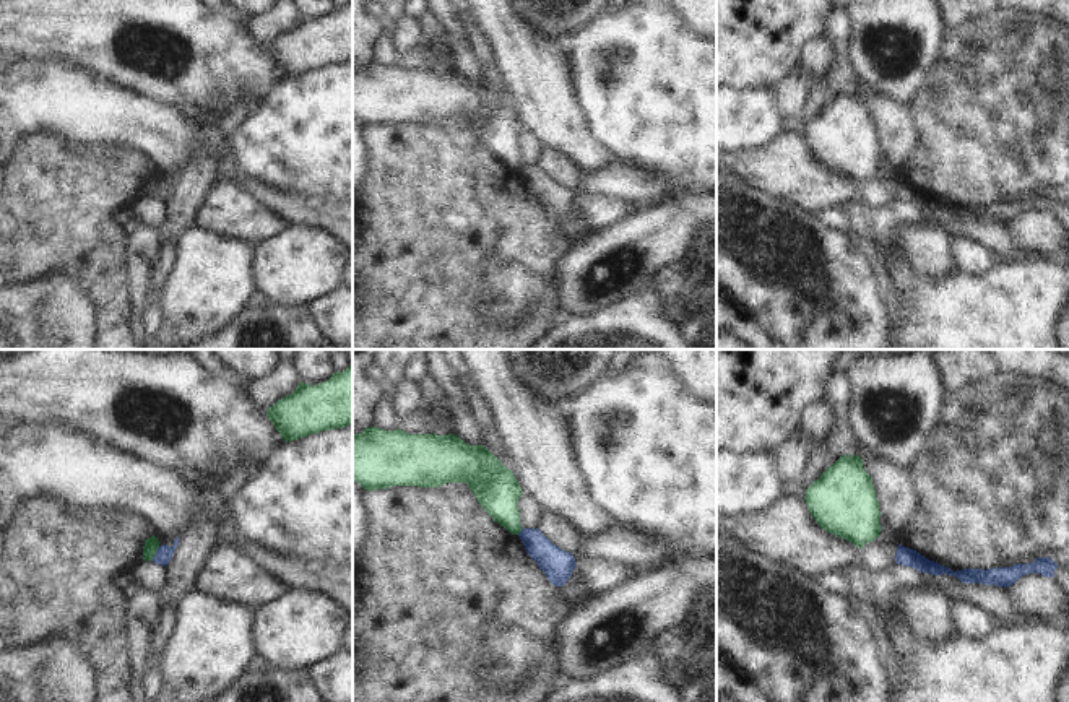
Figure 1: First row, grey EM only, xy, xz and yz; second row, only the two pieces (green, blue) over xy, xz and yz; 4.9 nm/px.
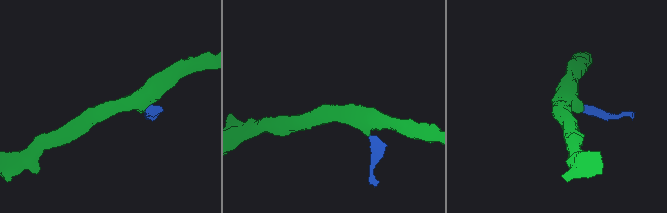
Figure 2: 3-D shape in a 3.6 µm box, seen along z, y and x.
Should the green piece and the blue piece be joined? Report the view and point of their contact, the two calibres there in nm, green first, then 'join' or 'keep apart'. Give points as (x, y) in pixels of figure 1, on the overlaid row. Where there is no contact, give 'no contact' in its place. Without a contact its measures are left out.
xy (155, 553) | 70/80 nm | keep apart

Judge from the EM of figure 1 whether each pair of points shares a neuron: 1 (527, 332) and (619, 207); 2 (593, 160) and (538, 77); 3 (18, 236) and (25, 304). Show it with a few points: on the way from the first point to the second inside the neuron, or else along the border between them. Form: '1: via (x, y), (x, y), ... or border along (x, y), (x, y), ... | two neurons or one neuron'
1: border along (572, 207), (597, 229) | two neurons
2: via (572, 138), (556, 121), (543, 98) | one neuron
3: border along (60, 273), (49, 272), (44, 277), (17, 286) | two neurons

